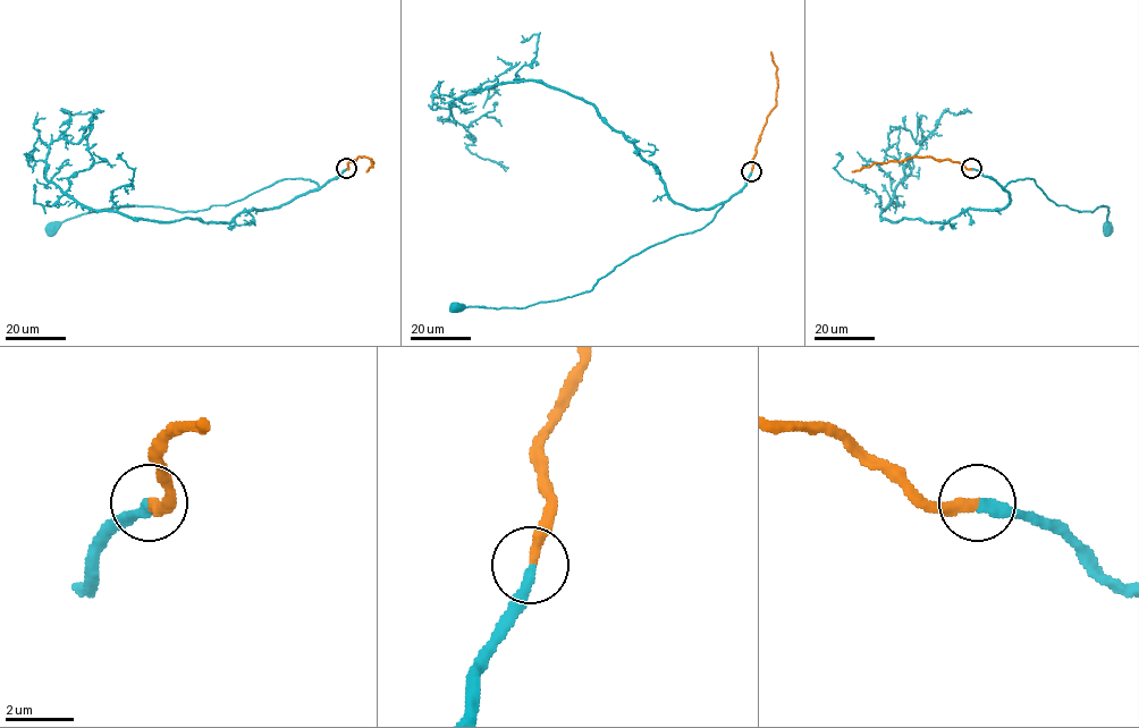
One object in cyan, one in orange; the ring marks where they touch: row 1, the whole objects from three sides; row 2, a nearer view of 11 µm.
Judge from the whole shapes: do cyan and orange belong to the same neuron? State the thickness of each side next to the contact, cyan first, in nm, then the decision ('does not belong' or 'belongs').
320/320 nm | belongs

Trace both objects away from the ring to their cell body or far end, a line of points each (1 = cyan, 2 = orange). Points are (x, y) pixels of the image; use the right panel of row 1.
1: (971, 169), (1003, 187), (1019, 179), (1032, 178), (1056, 204), (1071, 209), (1093, 211), (1107, 206), (1108, 228)
2: (971, 169), (950, 160), (916, 157), (872, 163), (852, 171)

